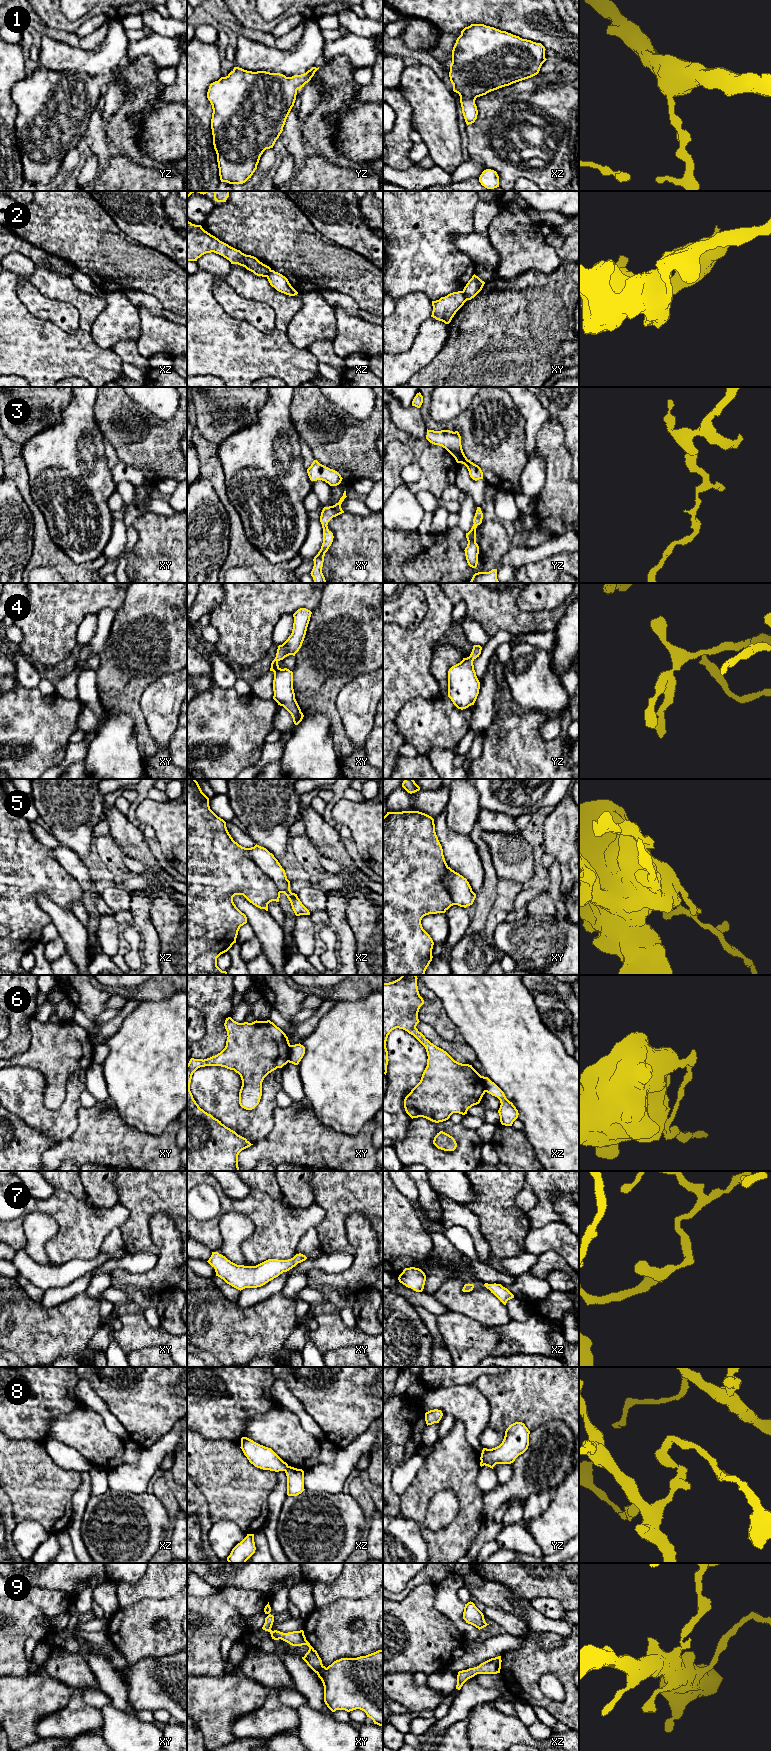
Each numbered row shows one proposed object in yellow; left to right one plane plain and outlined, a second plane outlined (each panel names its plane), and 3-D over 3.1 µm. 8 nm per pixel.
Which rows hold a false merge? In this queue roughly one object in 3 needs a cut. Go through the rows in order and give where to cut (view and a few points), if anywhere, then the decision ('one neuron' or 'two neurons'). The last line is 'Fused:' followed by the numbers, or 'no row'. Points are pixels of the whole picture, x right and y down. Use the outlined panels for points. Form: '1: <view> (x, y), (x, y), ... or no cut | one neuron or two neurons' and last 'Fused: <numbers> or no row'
1: no cut | one neuron
2: xy (462, 291), (467, 299) | two neurons
3: no cut | one neuron
4: no cut | one neuron
5: no cut | one neuron
6: xy (290, 1045), (287, 1061) | two neurons
7: no cut | one neuron
8: xz (288, 1466), (284, 1470) | two neurons
9: no cut | one neuron
Fused: 2, 6, 8

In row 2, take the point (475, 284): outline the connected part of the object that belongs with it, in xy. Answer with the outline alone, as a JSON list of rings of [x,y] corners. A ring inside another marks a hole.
[[[474,274],[463,289],[467,300],[474,298],[482,290],[484,284],[485,282]]]

